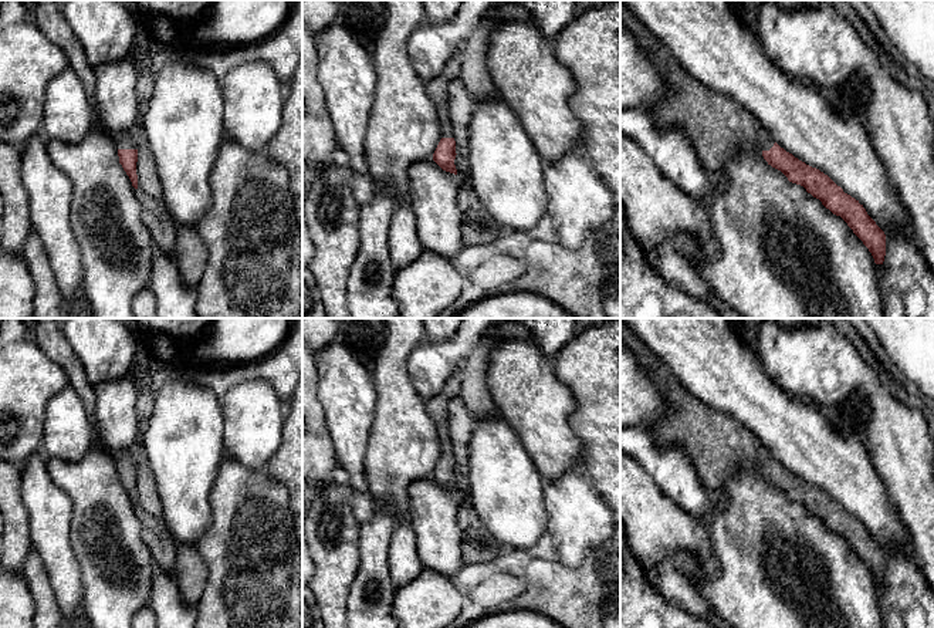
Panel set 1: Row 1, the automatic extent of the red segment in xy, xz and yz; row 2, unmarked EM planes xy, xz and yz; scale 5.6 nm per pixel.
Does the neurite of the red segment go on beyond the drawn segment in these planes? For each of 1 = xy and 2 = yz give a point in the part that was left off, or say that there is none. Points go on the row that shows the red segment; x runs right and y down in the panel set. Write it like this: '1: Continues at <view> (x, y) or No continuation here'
1: Continues at xy (156, 218)
2: Continues at yz (717, 127)

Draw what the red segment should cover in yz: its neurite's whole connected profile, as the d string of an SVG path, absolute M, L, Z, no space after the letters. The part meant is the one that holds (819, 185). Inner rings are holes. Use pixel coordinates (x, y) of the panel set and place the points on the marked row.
M620 0L620 21L637 40L639 45L657 64L666 80L666 95L657 104L644 109L656 128L664 131L681 129L694 148L701 168L711 178L720 175L730 156L740 152L742 148L758 145L768 165L781 170L789 182L803 186L806 192L819 199L826 209L829 209L833 215L840 216L869 249L874 263L883 264L886 256L886 234L867 215L866 209L859 203L859 200L845 193L843 189L837 186L828 175L806 165L781 148L774 141L771 134L759 124L757 117L735 99L723 92L707 88L687 74L671 51L649 31L646 24L632 13L623 0Z

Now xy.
M123 132L115 139L119 163L129 176L135 195L141 203L141 216L148 227L155 244L165 254L173 257L176 246L176 230L170 212L166 209L162 197L152 197L138 188L136 162L138 162L138 132Z

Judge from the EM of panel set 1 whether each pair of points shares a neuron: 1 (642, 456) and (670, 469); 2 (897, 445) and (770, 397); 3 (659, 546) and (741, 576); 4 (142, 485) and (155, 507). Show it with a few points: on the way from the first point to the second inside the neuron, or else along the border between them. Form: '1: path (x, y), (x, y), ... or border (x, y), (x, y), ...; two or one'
1: path (649, 456), (663, 465); one
2: border (797, 397), (812, 401), (826, 412); two
3: border (709, 536), (718, 571), (694, 576), (706, 598); two
4: path (146, 490), (149, 502); one

